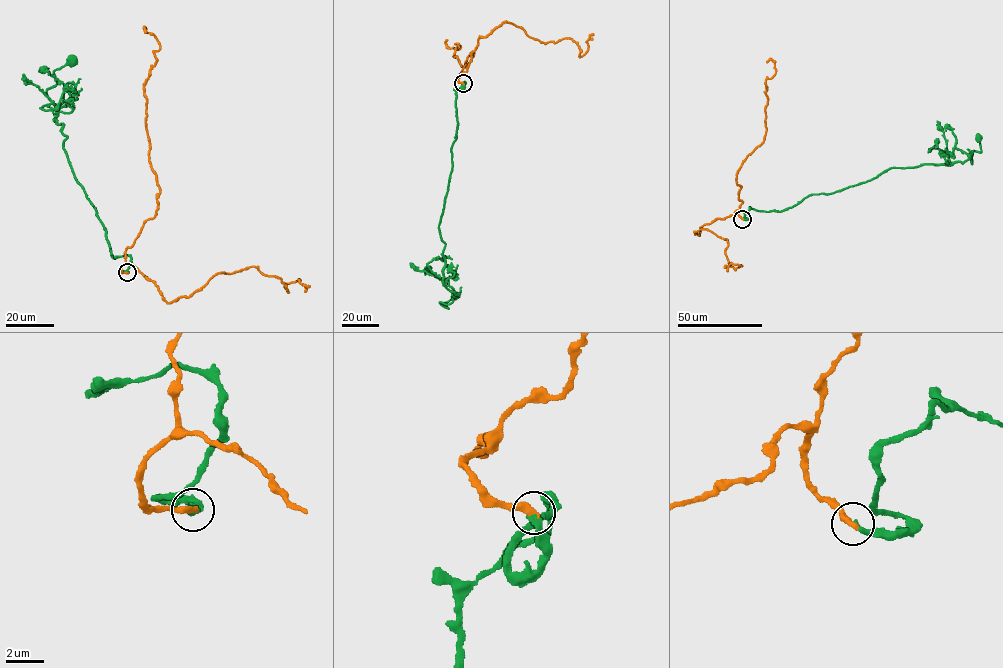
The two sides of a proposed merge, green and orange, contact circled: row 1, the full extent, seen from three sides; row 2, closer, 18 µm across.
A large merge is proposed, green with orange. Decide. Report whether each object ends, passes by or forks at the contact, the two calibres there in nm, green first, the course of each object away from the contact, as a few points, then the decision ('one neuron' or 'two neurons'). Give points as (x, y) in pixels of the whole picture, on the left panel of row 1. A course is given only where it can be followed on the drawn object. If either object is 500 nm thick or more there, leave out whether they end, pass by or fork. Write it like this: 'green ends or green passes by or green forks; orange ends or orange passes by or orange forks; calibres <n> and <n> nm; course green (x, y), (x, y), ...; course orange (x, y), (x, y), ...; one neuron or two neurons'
green ends; orange ends; calibres 320 and 380 nm; course green (127, 273), (130, 257), (112, 256), (54, 118), (74, 86), (58, 105), (47, 94), (55, 70), (71, 61); course orange (127, 273), (121, 267), (133, 265), (168, 303), (217, 273), (254, 266), (287, 290), (299, 279), (310, 287); one neuron

